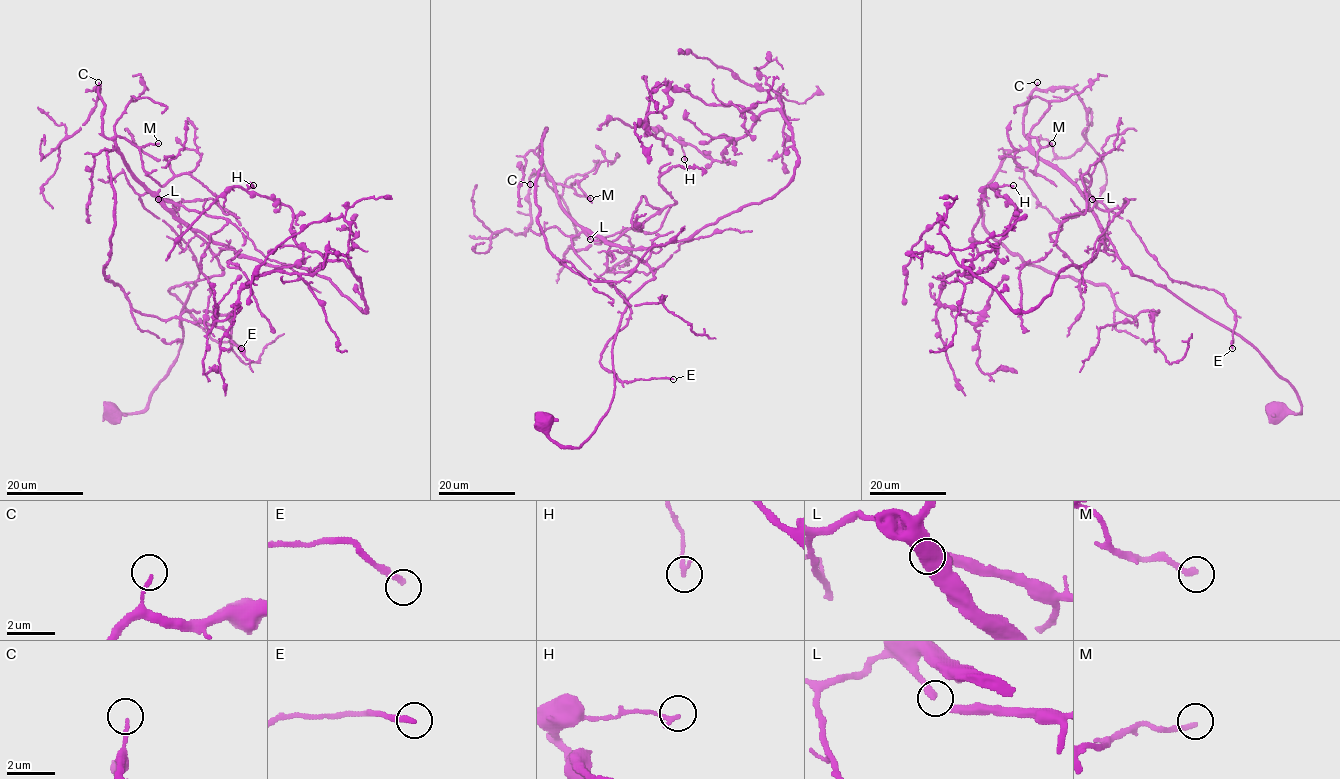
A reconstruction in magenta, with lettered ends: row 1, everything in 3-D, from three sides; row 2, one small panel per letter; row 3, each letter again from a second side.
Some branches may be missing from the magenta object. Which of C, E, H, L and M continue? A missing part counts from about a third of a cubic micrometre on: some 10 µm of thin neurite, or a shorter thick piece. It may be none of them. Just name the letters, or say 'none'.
E, M

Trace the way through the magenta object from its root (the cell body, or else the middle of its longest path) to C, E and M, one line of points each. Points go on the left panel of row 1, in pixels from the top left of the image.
C: (110, 412), (146, 408), (180, 350), (189, 292), (197, 281), (220, 275), (222, 266), (103, 134), (98, 82)
E: (110, 412), (146, 408), (189, 292), (222, 272), (144, 193), (199, 269), (168, 290), (241, 348)
M: (110, 412), (146, 408), (180, 350), (189, 292), (222, 272), (209, 247), (127, 169), (115, 138), (158, 143)

